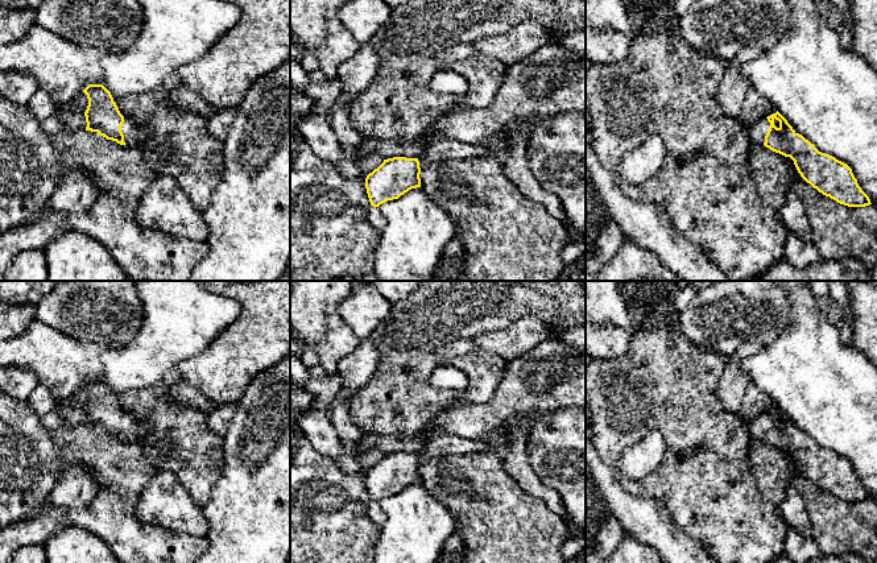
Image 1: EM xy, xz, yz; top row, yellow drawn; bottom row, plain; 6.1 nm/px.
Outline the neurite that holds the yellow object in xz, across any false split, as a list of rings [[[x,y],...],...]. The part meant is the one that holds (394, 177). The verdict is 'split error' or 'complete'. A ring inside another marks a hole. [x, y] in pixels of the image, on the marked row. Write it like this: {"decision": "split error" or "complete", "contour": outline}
{"decision": "split error", "contour": [[[510,131],[493,134],[487,145],[464,144],[456,140],[442,140],[426,144],[425,152],[418,158],[393,157],[369,173],[365,189],[371,206],[398,199],[411,189],[421,187],[421,170],[435,161],[455,161],[471,158],[495,158],[505,163],[512,142]]]}

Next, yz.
{"decision": "split error", "contour": [[[778,111],[768,117],[758,119],[745,131],[750,144],[762,144],[775,153],[790,157],[801,177],[823,195],[848,207],[872,204],[869,196],[859,186],[852,169],[835,157],[819,152],[814,144],[797,133]]]}

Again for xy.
{"decision": "split error", "contour": [[[88,84],[83,92],[88,99],[84,112],[86,131],[98,132],[120,145],[137,146],[137,127],[132,119],[120,113],[111,92],[103,84]]]}

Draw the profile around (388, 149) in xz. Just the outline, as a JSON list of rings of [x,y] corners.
[[[367,140],[360,154],[381,154],[384,160],[393,157],[418,158],[423,154],[426,142],[423,140],[414,141],[388,141],[388,140]]]

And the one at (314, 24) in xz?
[[[290,0],[290,34],[295,42],[319,62],[328,79],[336,79],[339,67],[360,49],[351,32],[339,21],[338,12],[348,0]]]

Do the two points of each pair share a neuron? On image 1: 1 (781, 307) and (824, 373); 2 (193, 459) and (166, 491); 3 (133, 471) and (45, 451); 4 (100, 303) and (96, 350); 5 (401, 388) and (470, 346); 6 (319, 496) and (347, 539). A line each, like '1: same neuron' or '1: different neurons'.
1: different neurons
2: different neurons
3: same neuron
4: different neurons
5: different neurons
6: same neuron

